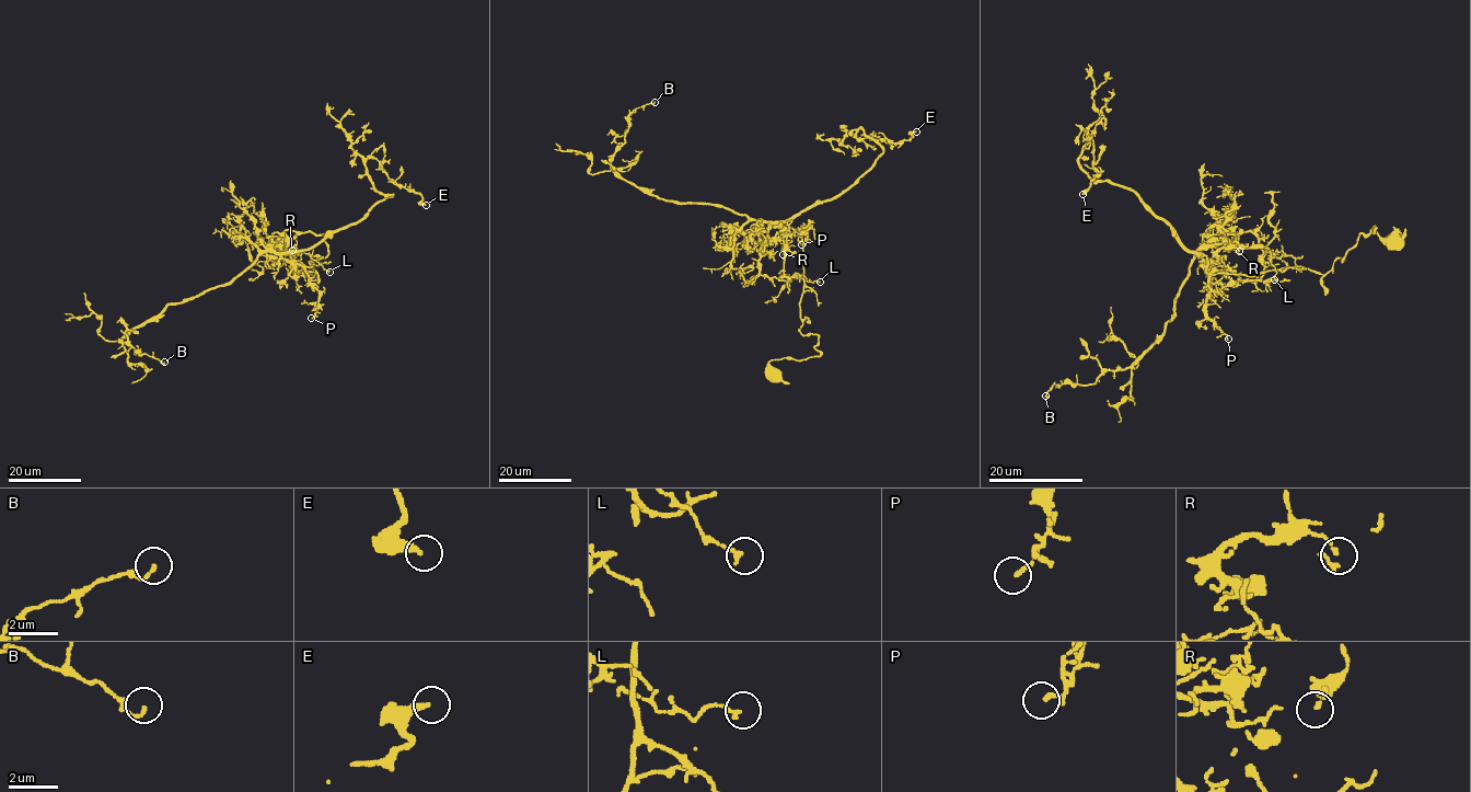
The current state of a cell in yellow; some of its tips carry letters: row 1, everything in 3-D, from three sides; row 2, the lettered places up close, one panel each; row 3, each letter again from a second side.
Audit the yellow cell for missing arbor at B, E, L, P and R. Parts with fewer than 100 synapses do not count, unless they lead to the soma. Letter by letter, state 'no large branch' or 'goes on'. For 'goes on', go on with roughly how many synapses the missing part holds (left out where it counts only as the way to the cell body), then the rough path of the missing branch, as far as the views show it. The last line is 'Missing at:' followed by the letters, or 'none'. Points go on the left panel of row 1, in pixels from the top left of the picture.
B: no large branch
E: no large branch
L: no large branch
P: no large branch
R: no large branch
Missing at: none

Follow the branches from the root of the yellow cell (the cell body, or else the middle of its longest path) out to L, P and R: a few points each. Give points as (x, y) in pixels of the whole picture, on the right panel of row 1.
L: (1390, 242), (1374, 226), (1323, 275), (1301, 266), (1212, 275), (1200, 250), (1224, 243), (1266, 248), (1274, 279)
P: (1390, 242), (1374, 226), (1323, 275), (1301, 266), (1253, 276), (1209, 274), (1205, 314), (1228, 339)
R: (1390, 242), (1374, 226), (1323, 275), (1301, 266), (1212, 275), (1199, 254), (1218, 263), (1219, 249), (1239, 251)

